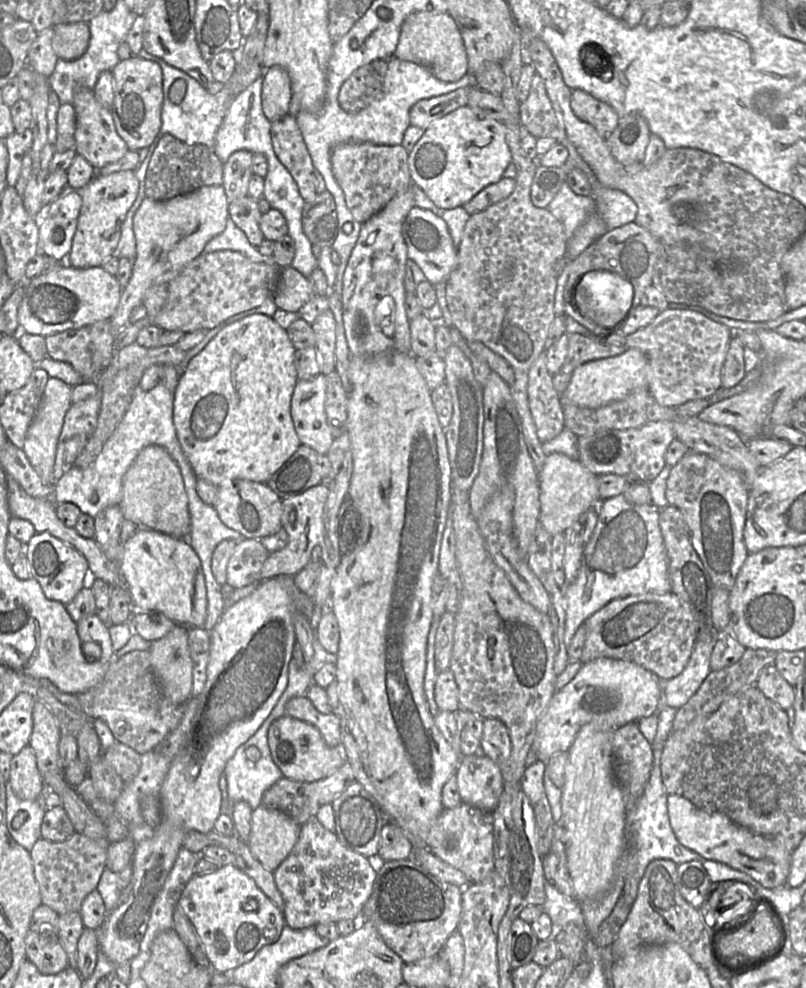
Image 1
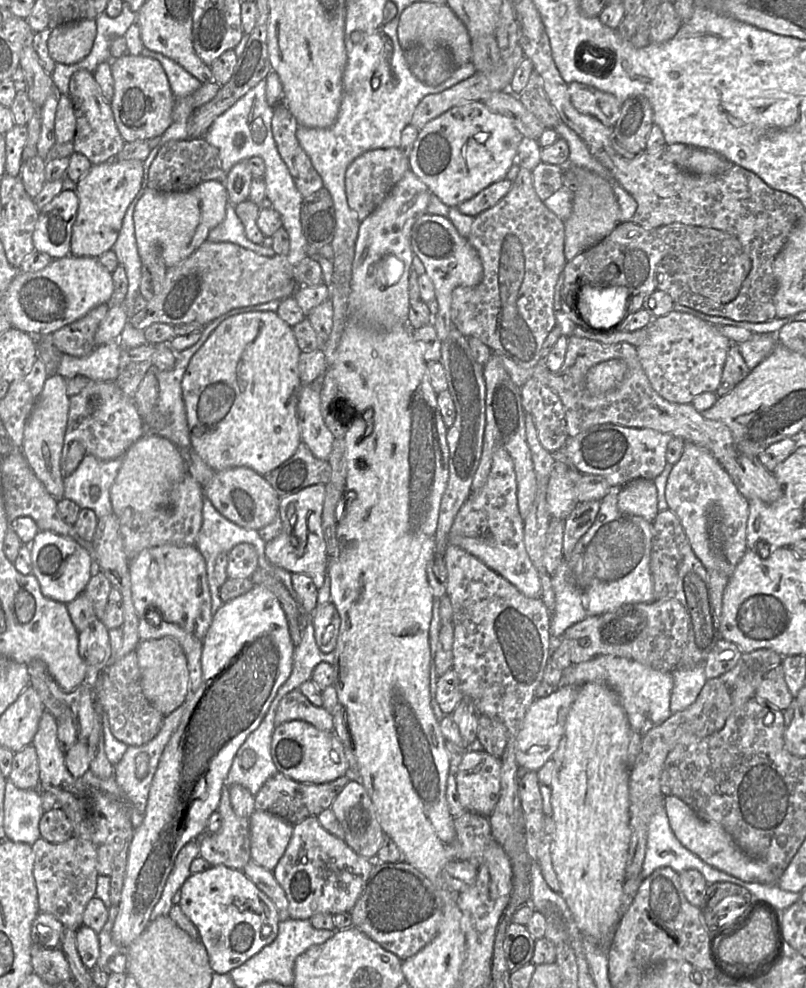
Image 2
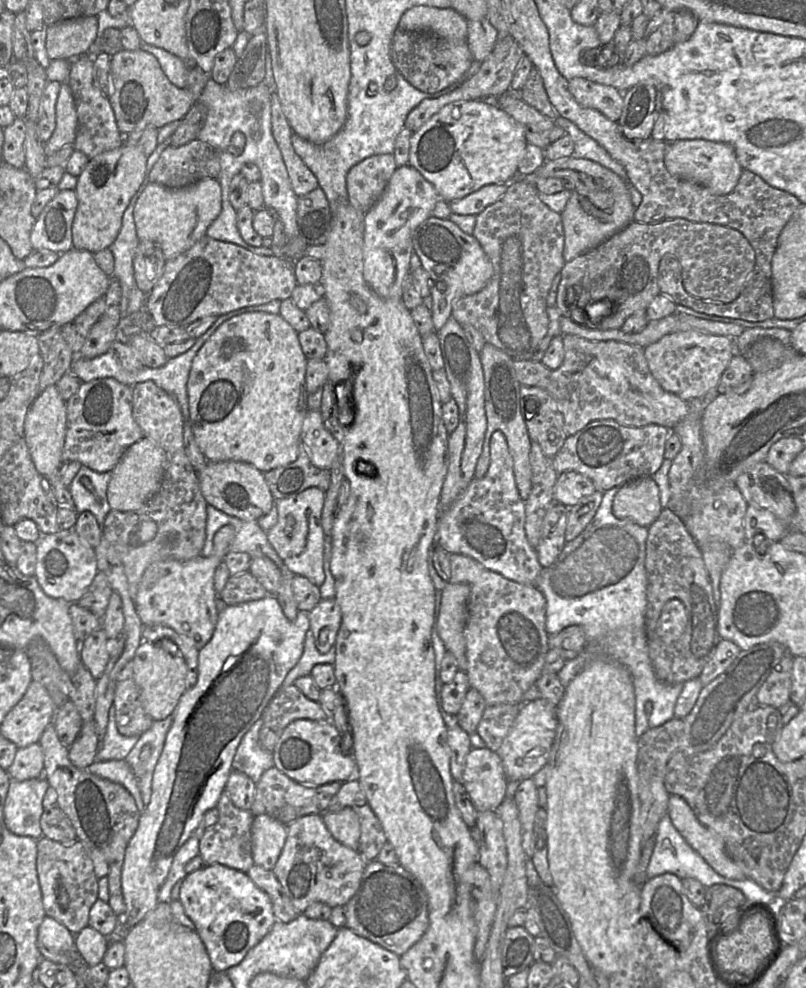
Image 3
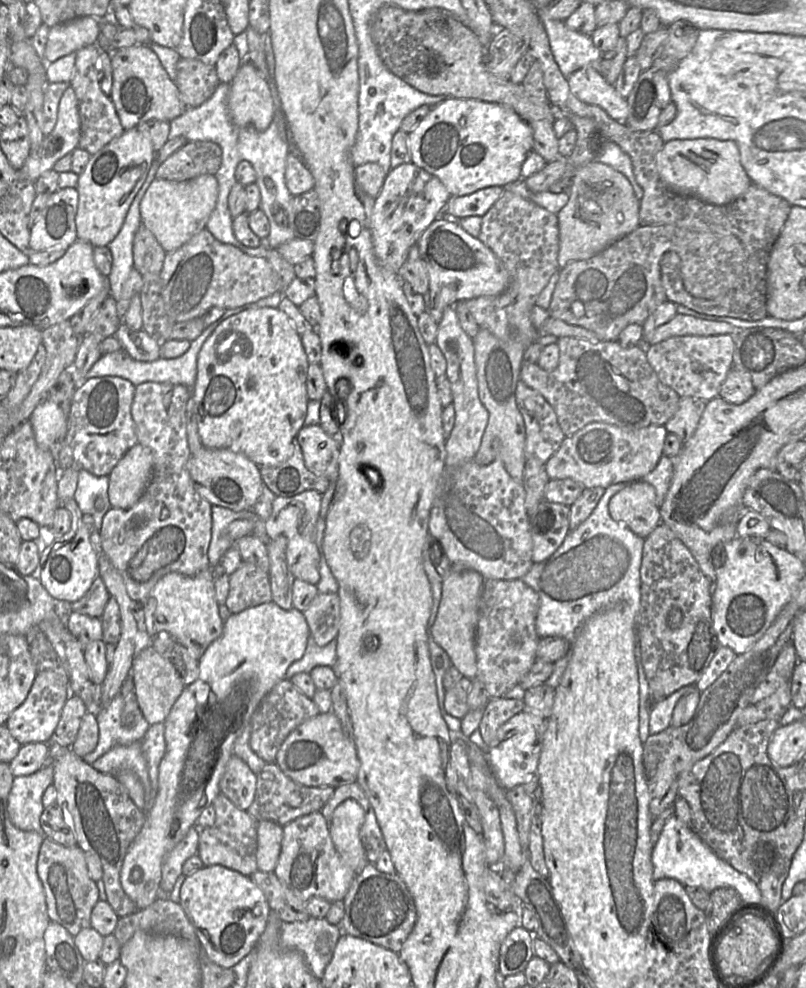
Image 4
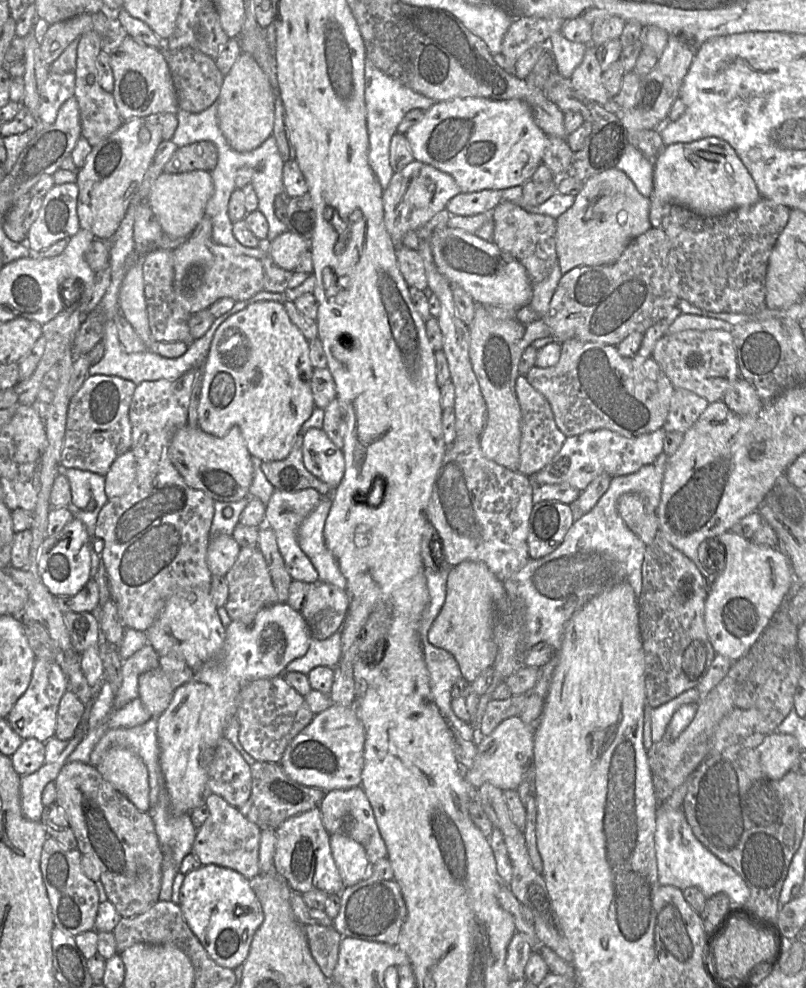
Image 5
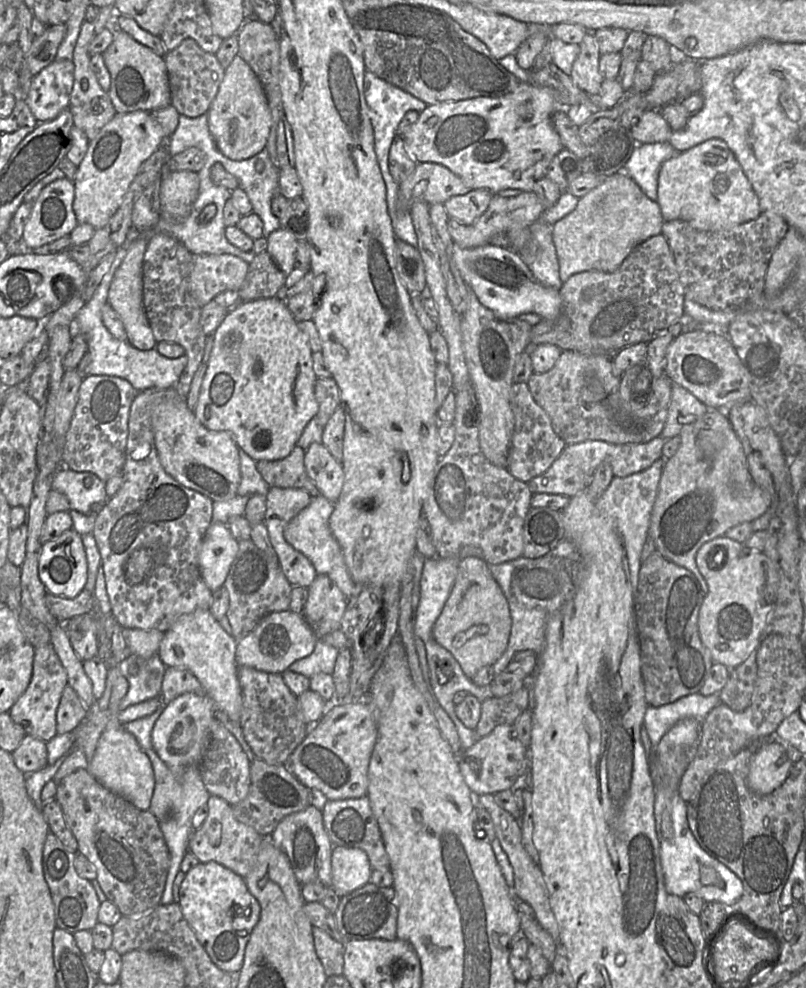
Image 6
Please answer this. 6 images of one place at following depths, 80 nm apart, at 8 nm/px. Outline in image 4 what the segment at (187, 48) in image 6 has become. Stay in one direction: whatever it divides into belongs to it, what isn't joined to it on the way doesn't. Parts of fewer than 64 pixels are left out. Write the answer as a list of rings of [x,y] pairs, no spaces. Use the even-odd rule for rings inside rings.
[[[180,58],[176,72],[175,84],[187,108],[202,105],[220,83],[215,66],[200,60]]]

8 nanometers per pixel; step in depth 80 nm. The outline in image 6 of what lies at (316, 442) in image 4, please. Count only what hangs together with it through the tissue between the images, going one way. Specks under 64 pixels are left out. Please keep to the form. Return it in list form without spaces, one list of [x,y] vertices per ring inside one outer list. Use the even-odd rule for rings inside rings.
[[[312,443],[305,451],[304,466],[320,494],[335,503],[344,483],[341,462],[337,461],[322,443]]]

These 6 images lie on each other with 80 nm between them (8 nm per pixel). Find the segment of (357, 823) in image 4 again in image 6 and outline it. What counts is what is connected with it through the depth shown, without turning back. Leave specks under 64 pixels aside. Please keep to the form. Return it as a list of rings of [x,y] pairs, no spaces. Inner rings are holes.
[[[334,846],[331,887],[339,897],[346,896],[368,882],[372,873],[367,854],[358,848]]]

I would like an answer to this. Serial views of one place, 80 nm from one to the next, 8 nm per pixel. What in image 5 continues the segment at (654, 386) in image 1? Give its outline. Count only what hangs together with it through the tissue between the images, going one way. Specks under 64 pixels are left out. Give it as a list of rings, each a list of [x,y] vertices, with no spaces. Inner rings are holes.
[[[687,330],[665,335],[656,343],[651,358],[659,364],[675,389],[692,391],[709,403],[722,400],[726,390],[740,377],[732,334],[724,330]]]

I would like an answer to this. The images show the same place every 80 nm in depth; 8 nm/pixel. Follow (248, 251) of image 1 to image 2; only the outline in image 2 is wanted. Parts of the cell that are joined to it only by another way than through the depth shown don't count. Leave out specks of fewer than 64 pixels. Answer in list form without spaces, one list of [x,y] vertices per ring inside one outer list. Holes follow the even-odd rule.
[[[231,203],[228,205],[225,219],[210,231],[207,241],[233,243],[266,257],[276,255],[272,247],[267,248],[262,244],[254,244],[246,237],[243,224],[236,214],[235,206]]]

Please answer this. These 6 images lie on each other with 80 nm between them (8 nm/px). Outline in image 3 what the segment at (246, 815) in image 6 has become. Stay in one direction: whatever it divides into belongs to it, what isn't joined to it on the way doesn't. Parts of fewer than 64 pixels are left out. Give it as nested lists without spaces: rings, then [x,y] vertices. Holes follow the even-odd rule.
[[[273,766],[261,775],[256,784],[255,798],[250,812],[253,816],[268,815],[287,826],[303,816],[321,815],[328,811],[328,806],[341,785],[342,783],[340,782],[331,782],[321,786],[302,785],[293,781]]]

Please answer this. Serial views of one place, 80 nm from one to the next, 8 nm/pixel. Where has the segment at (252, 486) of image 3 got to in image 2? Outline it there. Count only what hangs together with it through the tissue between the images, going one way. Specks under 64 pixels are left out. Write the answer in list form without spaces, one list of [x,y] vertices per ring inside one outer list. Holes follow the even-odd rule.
[[[247,467],[215,472],[203,492],[222,516],[247,530],[259,531],[279,515],[279,496],[262,475]]]

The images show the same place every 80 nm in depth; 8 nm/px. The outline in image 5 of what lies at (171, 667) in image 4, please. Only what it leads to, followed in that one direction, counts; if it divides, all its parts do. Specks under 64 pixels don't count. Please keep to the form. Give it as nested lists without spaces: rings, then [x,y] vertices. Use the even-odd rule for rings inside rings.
[[[160,667],[139,676],[138,690],[138,698],[152,717],[160,716],[167,709],[175,691]]]

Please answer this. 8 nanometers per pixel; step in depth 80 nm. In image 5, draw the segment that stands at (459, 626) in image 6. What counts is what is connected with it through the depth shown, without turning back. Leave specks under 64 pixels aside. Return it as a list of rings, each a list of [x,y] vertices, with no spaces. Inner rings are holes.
[[[463,561],[448,567],[446,595],[443,606],[428,630],[429,642],[449,652],[456,660],[462,677],[472,683],[479,674],[491,668],[497,655],[492,627],[498,600],[508,599],[503,582],[478,561]]]

